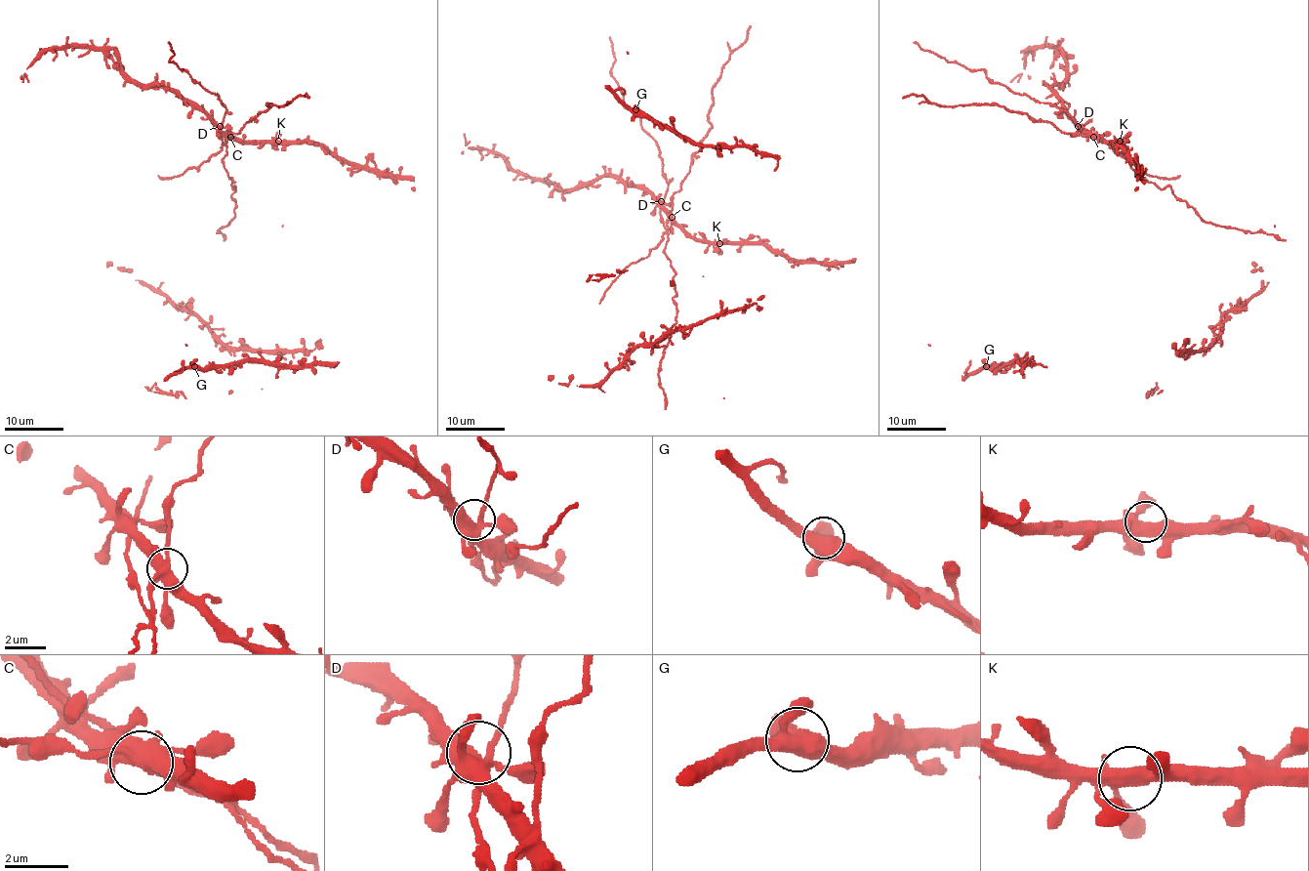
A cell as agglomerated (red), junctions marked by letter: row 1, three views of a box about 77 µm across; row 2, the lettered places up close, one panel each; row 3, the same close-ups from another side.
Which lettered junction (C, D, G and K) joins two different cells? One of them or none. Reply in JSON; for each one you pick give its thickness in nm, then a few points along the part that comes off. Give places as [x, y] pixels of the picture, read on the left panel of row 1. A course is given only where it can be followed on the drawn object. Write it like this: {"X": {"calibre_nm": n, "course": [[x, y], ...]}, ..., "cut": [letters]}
{"C": {"calibre_nm": 480, "course": [[229, 138], [231, 133], [238, 133], [269, 106], [266, 104], [284, 106], [297, 96], [306, 95], [308, 98]]}, "cut": ["C"]}

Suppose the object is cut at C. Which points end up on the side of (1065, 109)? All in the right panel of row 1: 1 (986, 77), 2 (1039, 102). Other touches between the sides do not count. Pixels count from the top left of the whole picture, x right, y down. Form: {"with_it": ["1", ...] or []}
{"with_it": ["1", "2"]}

